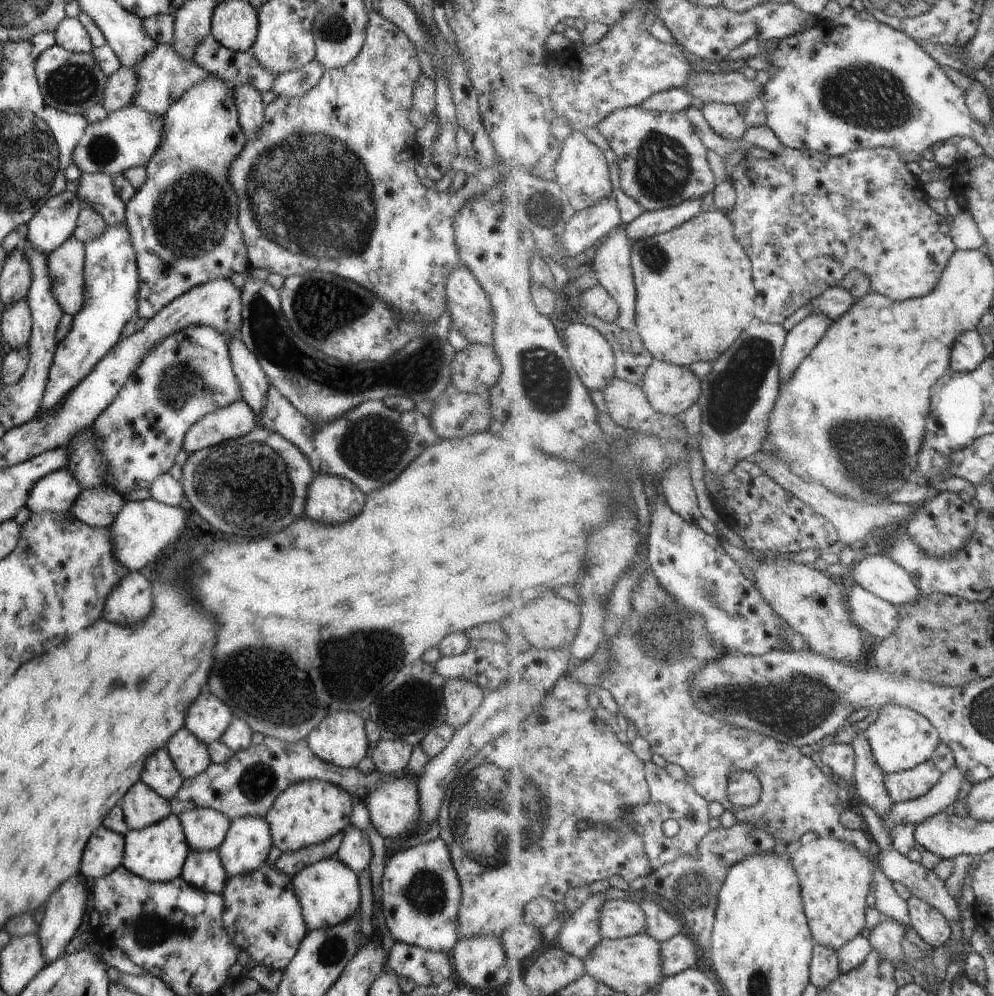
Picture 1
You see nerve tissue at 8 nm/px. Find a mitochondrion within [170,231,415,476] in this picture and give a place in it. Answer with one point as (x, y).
(320, 308)

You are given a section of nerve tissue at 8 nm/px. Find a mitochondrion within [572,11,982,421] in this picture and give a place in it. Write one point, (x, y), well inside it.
(863, 95)

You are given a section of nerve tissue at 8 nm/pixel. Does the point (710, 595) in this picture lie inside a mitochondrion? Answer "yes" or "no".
yes

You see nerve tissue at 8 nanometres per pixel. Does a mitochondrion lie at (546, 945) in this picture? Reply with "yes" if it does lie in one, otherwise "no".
no

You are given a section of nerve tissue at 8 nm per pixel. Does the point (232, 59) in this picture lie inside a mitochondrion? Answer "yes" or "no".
no

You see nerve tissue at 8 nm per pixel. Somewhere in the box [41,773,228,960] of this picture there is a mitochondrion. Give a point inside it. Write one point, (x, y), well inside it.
(146, 937)

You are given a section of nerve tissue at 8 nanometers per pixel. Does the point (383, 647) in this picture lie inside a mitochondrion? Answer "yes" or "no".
yes

